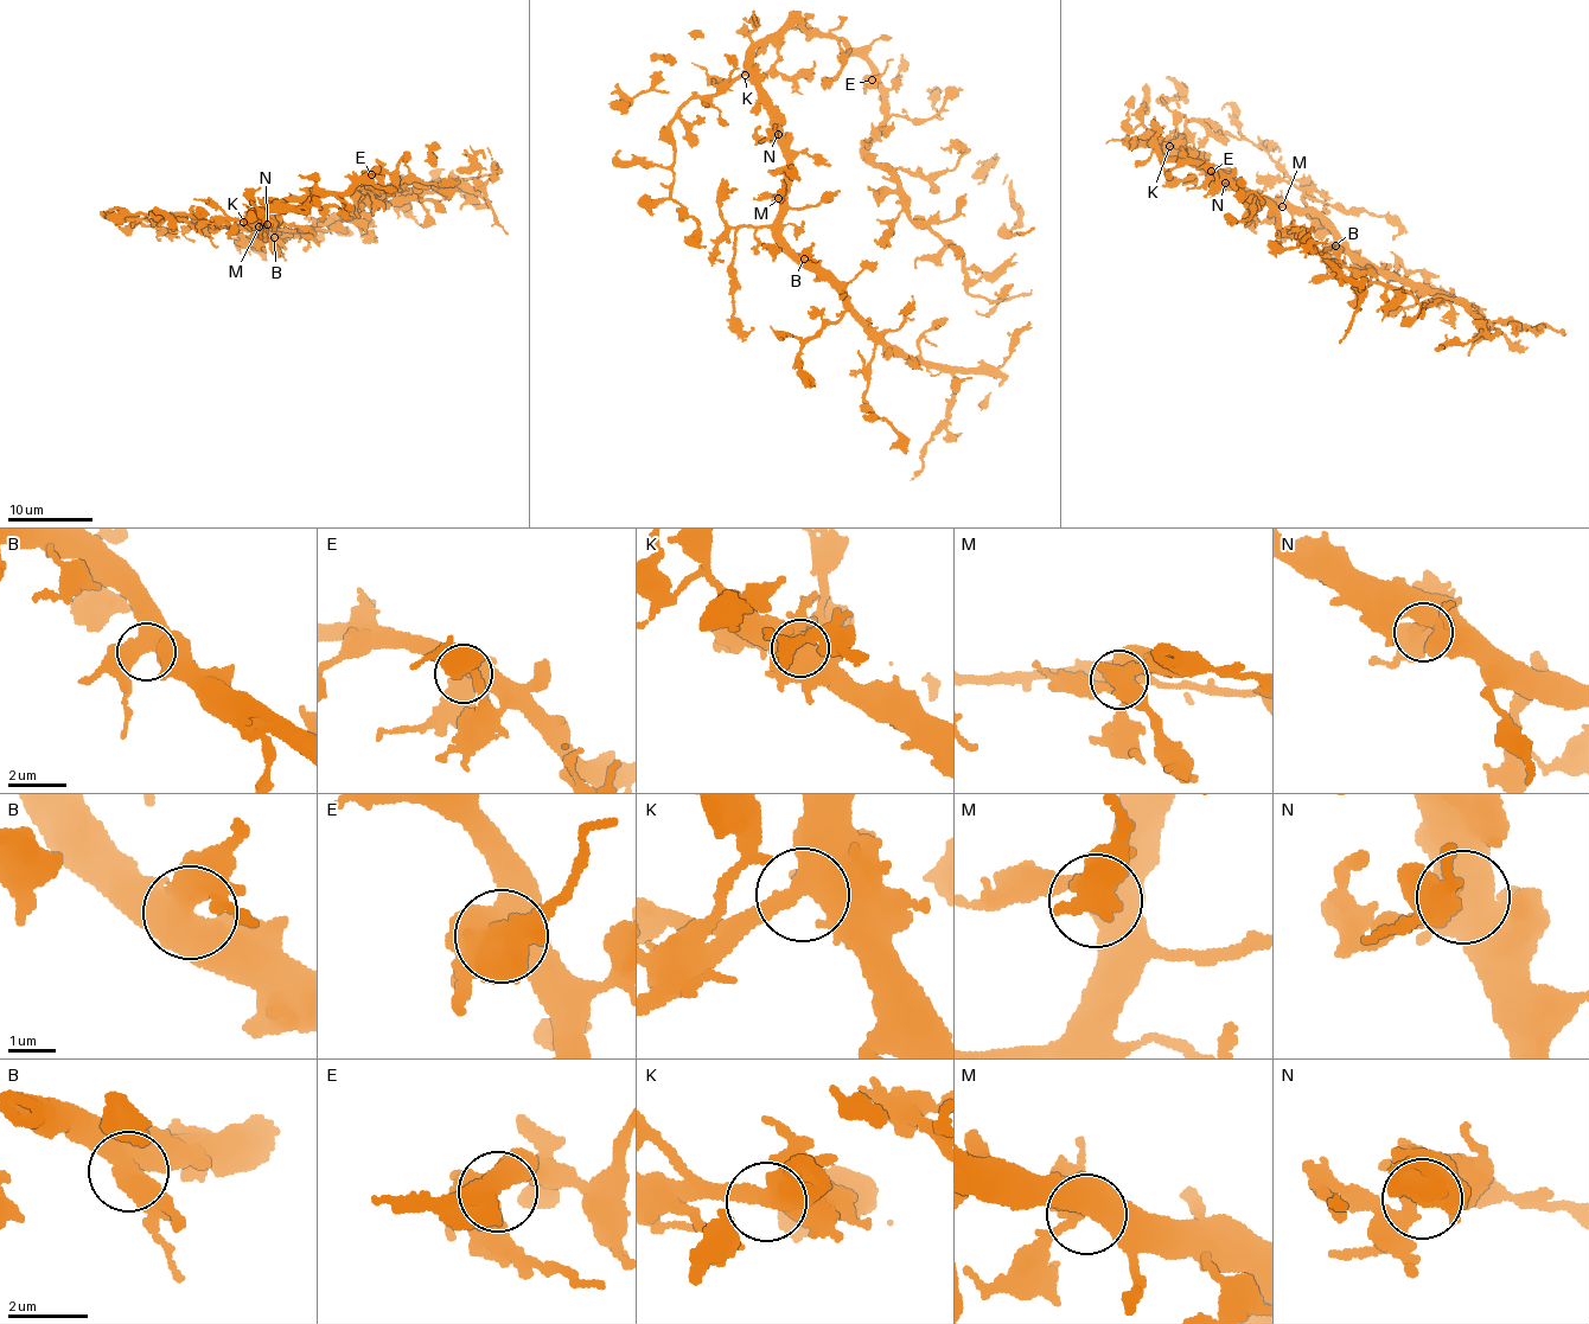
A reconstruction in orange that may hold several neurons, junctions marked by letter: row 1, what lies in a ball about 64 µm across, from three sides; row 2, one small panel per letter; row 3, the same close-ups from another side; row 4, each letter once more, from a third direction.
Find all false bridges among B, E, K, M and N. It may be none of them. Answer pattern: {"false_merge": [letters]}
{"false_merge": []}

